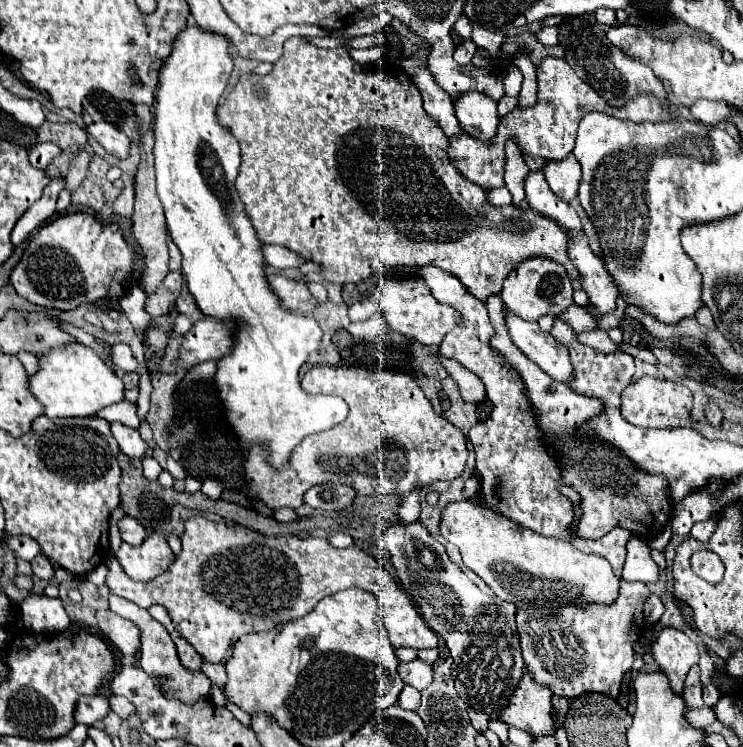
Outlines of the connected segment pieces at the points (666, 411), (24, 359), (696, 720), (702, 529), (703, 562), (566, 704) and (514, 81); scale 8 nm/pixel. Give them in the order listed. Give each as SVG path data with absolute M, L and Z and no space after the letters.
M640 377L638 381L630 383L622 391L622 417L636 425L636 427L647 429L674 429L674 427L690 427L696 429L696 421L692 417L692 393L688 387L680 383L662 381L656 377Z
M21 351L17 355L18 359L24 365L24 368L29 376L33 376L38 371L38 359L34 355Z
M704 707L704 709L688 709L686 719L688 719L694 727L704 729L704 727L708 727L710 723L716 721L716 715L714 715L714 711L708 709L708 707Z
M710 519L710 521L700 521L700 523L694 523L692 529L690 529L690 537L706 543L710 539L710 533L714 531L714 525L716 525L716 519Z
M696 551L690 561L692 561L692 569L698 577L706 579L708 583L720 583L724 565L716 555L712 555L710 551Z
M554 697L552 699L552 711L554 711L554 717L556 717L556 725L558 727L564 725L568 709L570 709L570 699L566 699L566 697Z
M508 67L504 71L504 89L506 89L506 95L518 95L520 85L522 85L522 73L516 67Z

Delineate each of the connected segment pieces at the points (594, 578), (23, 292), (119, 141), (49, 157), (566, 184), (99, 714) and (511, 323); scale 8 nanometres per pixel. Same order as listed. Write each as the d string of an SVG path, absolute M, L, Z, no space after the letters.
M472 501L448 503L440 519L440 535L460 549L464 565L498 597L516 607L540 605L610 605L618 597L618 579L600 555L578 551L566 541L544 537L504 515Z
M68 213L38 229L10 275L10 283L26 301L68 311L82 303L124 295L124 281L136 255L122 239L118 225L104 225L86 213Z
M100 121L100 123L92 123L86 125L84 131L94 137L110 155L118 157L118 159L126 159L130 153L130 139L112 123L108 121Z
M51 142L38 143L30 148L29 161L34 167L44 170L61 151Z
M566 155L560 161L548 161L544 169L546 181L550 183L552 191L562 197L564 201L572 201L578 195L578 181L580 181L580 165L574 161L574 155Z
M82 695L74 709L74 721L82 725L96 725L108 713L108 701L100 695Z
M504 309L504 321L514 345L534 361L544 373L556 381L568 381L572 375L572 365L566 347L562 347L550 333L540 331L538 323L526 323Z

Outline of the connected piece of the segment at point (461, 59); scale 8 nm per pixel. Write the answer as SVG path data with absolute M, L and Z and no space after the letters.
M466 39L466 41L462 41L458 47L456 47L456 51L454 51L454 61L458 61L460 65L466 65L466 63L470 63L472 61L472 57L474 57L474 53L476 53L476 43L472 41L472 39Z

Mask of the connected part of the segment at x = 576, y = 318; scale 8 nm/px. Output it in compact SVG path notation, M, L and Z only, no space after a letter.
M572 305L564 315L562 319L566 323L570 323L570 326L577 333L589 332L596 329L597 320L584 309L584 307L578 307L578 305Z

